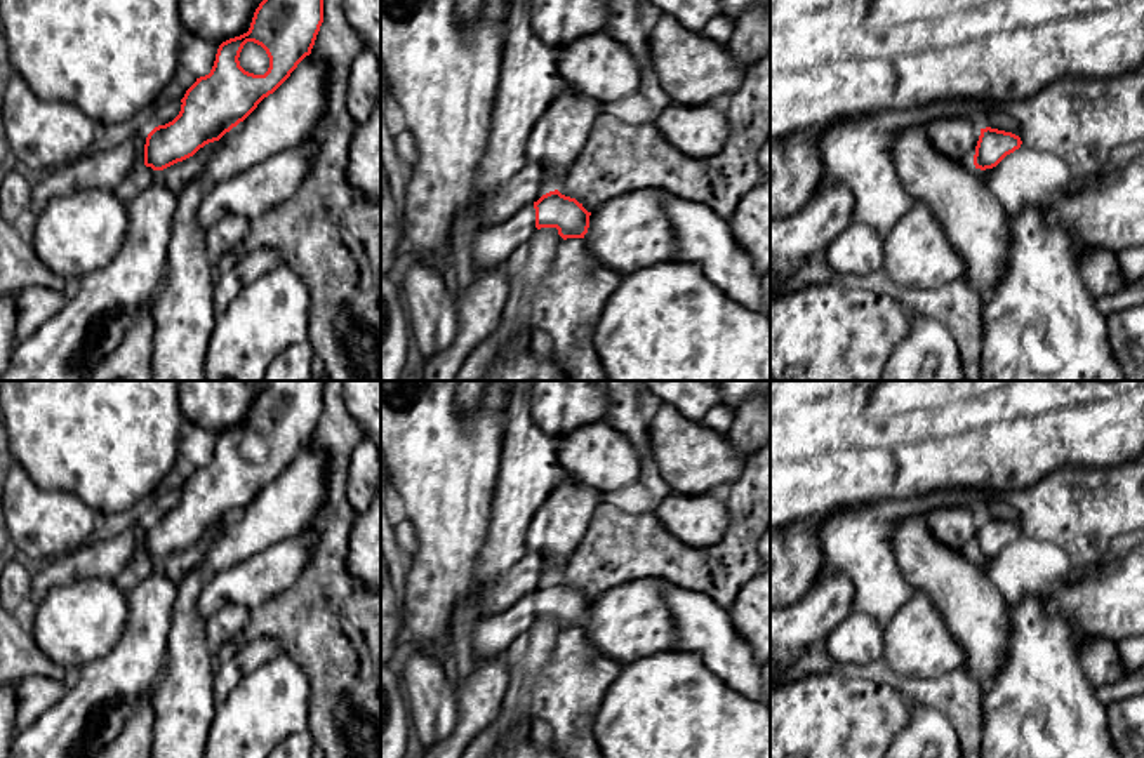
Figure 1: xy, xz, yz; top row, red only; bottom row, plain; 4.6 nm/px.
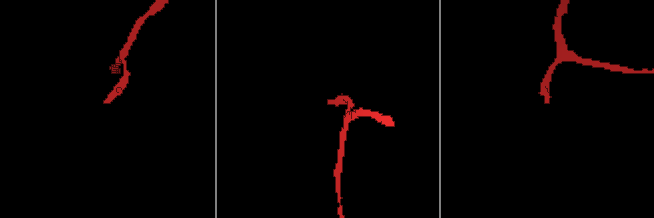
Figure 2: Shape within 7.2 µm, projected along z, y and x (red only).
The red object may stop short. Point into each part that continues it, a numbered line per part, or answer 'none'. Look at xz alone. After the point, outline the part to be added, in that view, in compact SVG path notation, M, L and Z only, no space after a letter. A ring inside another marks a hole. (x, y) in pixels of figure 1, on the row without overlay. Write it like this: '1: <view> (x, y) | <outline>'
1: xz (496, 633) | M534 593L522 596L509 608L483 615L475 622L471 633L475 654L483 659L492 659L518 648L535 619Z

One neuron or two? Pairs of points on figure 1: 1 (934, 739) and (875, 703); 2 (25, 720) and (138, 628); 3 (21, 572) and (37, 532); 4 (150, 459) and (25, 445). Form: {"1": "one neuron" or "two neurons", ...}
{"1": "two neurons", "2": "two neurons", "3": "two neurons", "4": "one neuron"}

